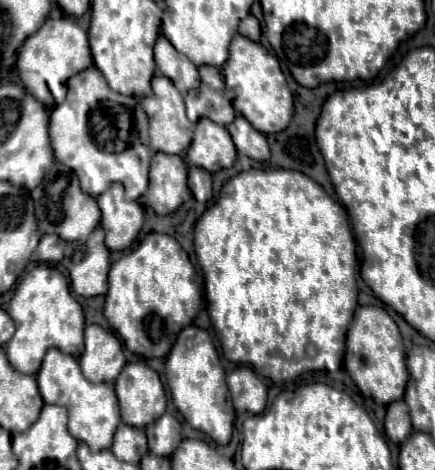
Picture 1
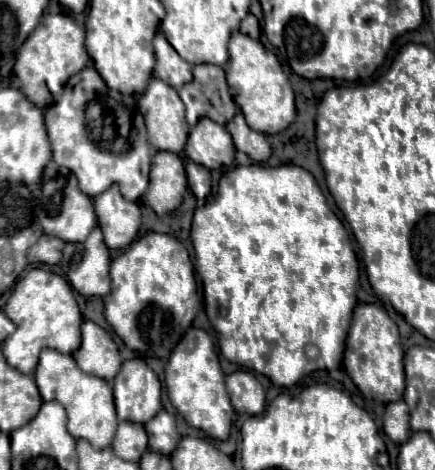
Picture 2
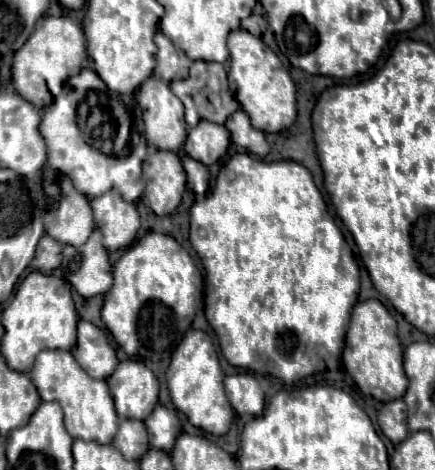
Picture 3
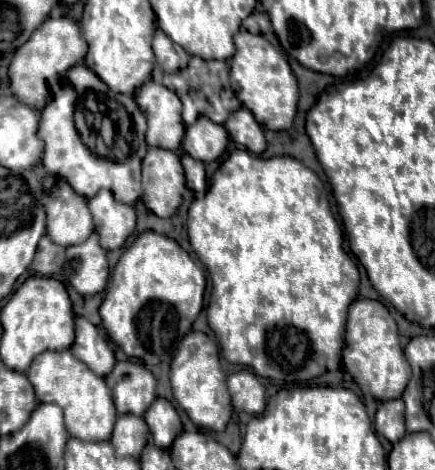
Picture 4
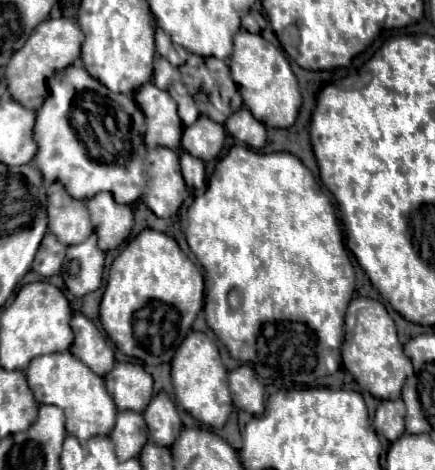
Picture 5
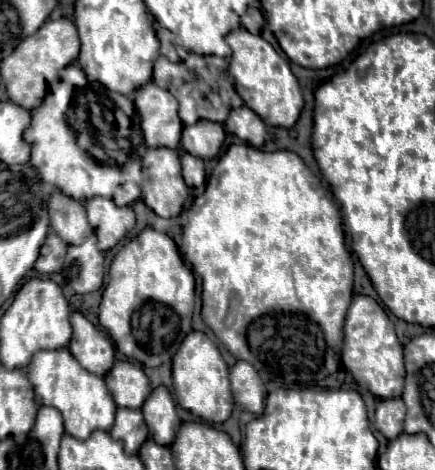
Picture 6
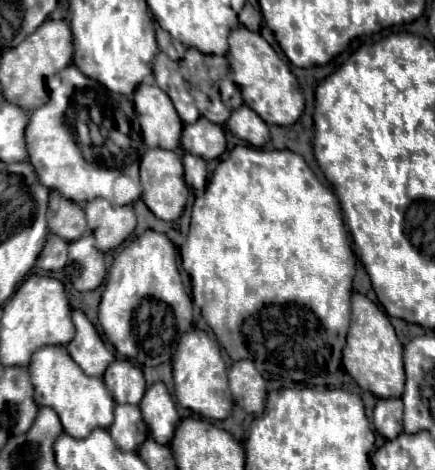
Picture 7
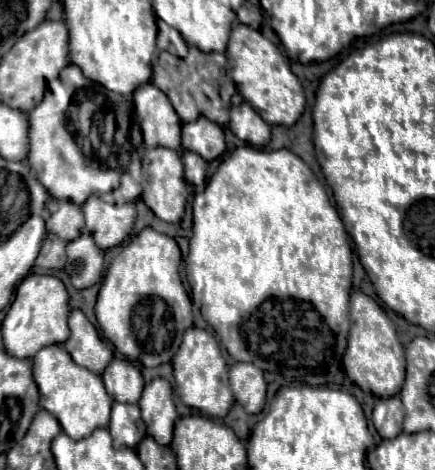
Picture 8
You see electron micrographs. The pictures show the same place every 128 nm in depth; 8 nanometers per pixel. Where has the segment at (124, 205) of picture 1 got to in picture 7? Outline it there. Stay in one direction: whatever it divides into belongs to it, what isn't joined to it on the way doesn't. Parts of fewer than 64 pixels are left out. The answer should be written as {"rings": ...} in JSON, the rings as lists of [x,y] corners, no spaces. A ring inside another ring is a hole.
{"rings":[[[102,199],[88,202],[85,214],[89,227],[96,227],[91,234],[96,238],[96,248],[102,252],[118,248],[136,228],[132,206],[109,206]]]}

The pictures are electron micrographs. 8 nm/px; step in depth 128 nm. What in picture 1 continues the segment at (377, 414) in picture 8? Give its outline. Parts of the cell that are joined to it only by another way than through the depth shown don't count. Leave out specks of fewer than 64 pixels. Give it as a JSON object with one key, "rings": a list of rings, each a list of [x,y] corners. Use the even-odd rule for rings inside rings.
{"rings":[[[404,400],[392,402],[388,406],[384,421],[384,432],[385,436],[396,444],[402,444],[412,434],[408,404]]]}

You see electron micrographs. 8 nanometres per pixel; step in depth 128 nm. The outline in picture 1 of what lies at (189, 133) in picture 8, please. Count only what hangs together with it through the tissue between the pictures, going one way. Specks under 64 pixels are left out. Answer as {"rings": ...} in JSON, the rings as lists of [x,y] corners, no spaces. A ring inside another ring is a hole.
{"rings":[[[200,118],[194,130],[194,140],[186,152],[190,166],[200,166],[208,172],[232,168],[236,160],[236,146],[228,136],[228,130],[208,118]]]}

